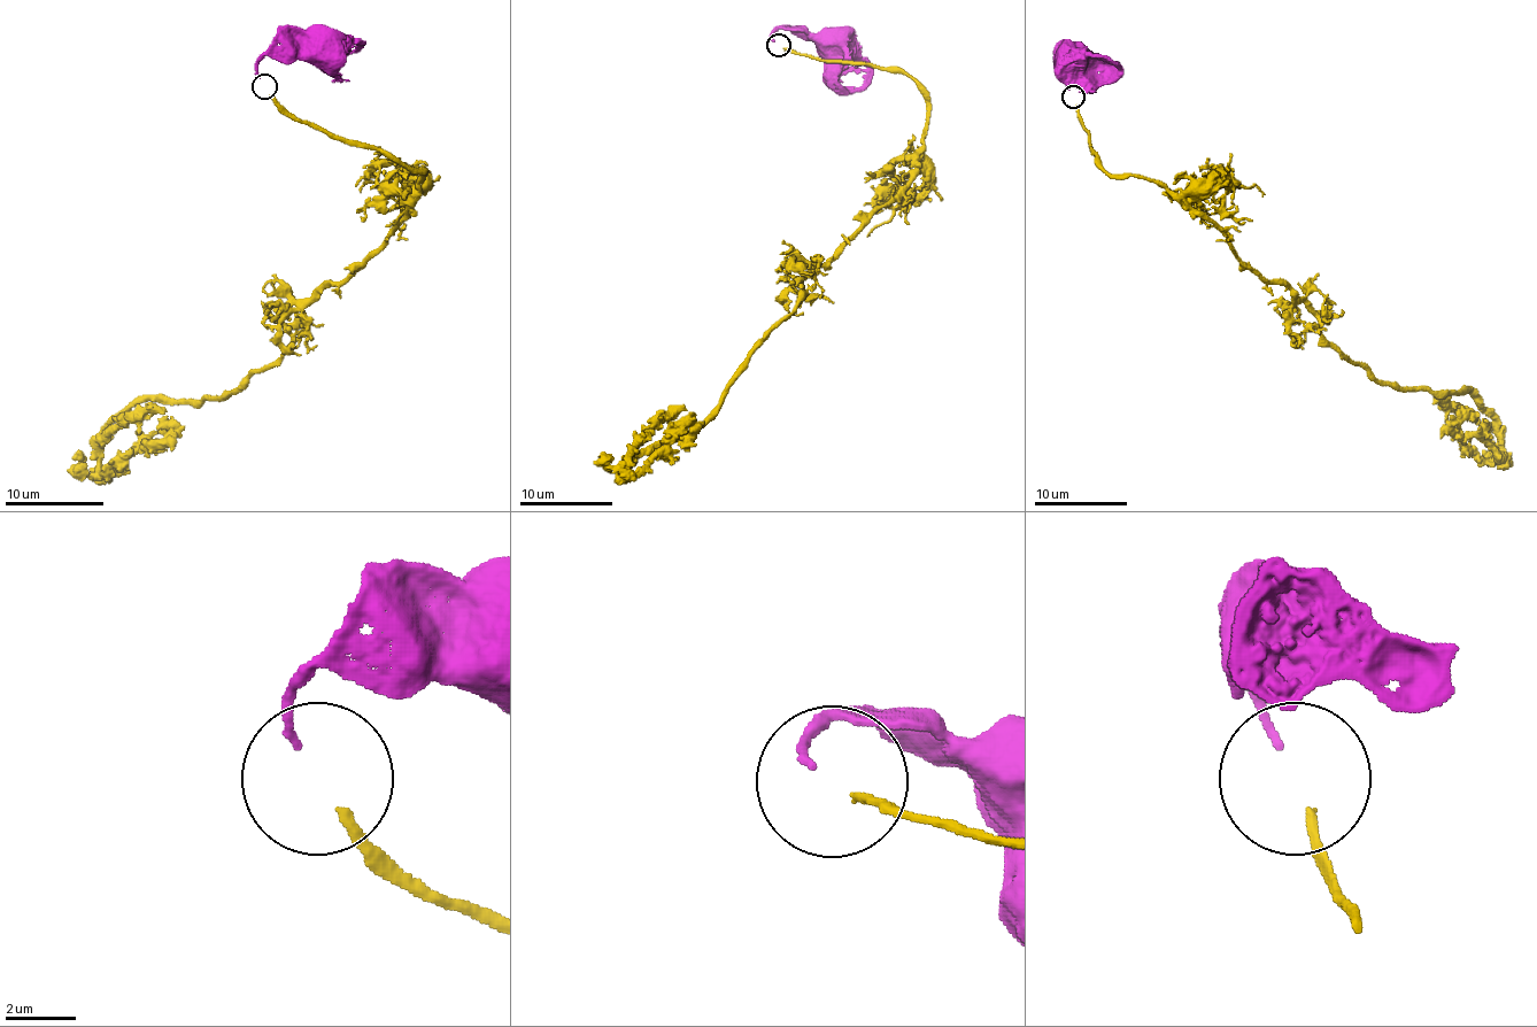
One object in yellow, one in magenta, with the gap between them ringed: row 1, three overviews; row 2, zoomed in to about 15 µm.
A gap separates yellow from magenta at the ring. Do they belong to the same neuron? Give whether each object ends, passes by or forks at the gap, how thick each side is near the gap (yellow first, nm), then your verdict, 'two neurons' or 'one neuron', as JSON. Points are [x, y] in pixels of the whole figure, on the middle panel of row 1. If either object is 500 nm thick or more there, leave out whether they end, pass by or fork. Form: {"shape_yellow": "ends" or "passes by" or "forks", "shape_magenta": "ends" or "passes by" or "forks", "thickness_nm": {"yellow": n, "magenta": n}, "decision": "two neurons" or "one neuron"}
{"shape_yellow": "ends", "shape_magenta": "ends", "thickness_nm": {"yellow": 280, "magenta": 240}, "decision": "one neuron"}

